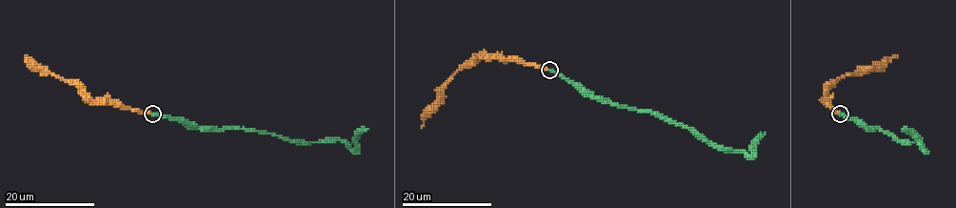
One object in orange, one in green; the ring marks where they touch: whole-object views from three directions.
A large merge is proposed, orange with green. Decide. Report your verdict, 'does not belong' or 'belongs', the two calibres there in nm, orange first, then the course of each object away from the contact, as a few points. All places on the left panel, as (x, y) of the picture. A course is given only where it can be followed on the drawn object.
belongs; 320 nm thick on the orange side, 360 nm on the other; orange runs (152, 114), (92, 102), (75, 85), (40, 69), (24, 55); green runs (152, 114), (185, 119), (197, 127), (252, 130), (296, 141), (342, 140), (354, 153), (356, 137), (368, 128)

